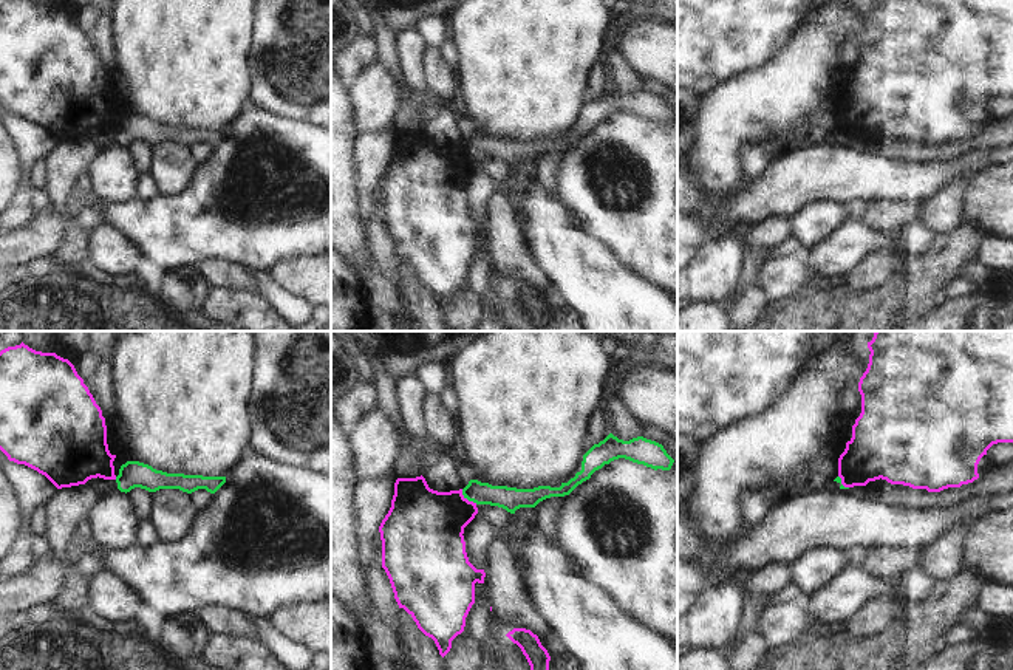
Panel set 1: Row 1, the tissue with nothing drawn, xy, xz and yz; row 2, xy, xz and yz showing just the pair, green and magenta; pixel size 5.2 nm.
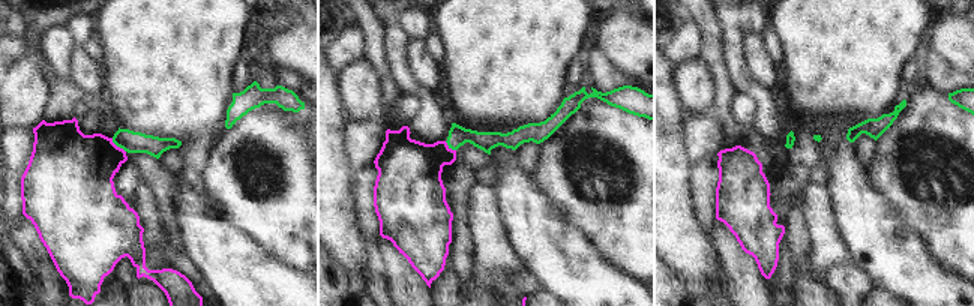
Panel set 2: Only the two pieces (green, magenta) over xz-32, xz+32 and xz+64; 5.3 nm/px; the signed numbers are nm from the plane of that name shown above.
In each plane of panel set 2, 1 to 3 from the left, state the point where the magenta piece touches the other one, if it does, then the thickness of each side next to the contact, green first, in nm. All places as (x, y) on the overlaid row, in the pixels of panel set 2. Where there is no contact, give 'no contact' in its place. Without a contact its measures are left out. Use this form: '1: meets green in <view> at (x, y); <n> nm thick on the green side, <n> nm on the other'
1: meets green in xz-32 at (117, 146); 120 nm thick on the green side, 380 nm on the other
2: meets green in xz+32 at (450, 147); 110 nm thick on the green side, 320 nm on the other
3: no contact

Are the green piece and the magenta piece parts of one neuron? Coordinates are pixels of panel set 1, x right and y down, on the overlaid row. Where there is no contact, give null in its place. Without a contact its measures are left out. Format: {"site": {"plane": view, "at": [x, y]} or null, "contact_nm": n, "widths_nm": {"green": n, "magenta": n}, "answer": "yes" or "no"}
{"site": {"plane": "xz", "at": [467, 499]}, "contact_nm": 120, "widths_nm": {"green": 130, "magenta": 360}, "answer": "no"}

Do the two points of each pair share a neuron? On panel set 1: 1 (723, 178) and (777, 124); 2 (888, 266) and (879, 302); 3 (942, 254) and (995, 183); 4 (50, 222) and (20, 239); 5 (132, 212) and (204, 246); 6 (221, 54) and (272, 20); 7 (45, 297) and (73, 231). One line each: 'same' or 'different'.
1: same
2: different
3: different
4: same
5: same
6: different
7: different

